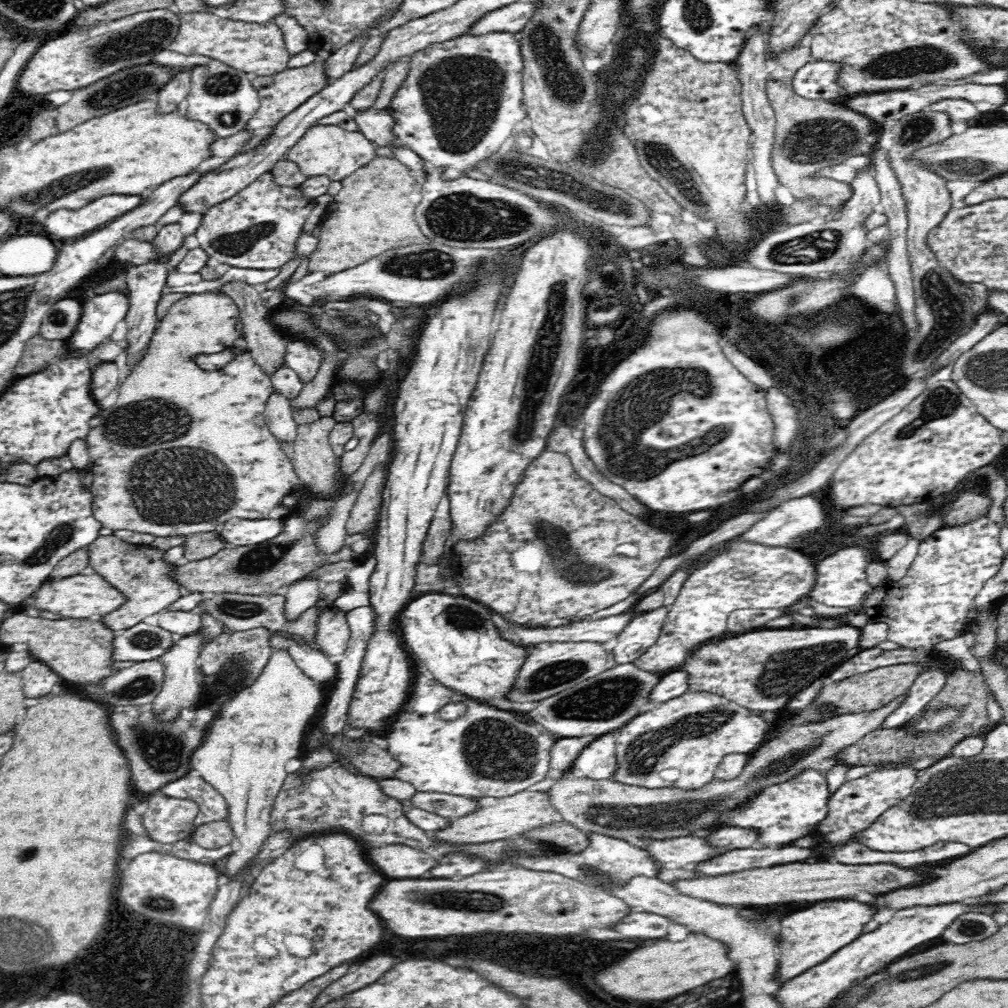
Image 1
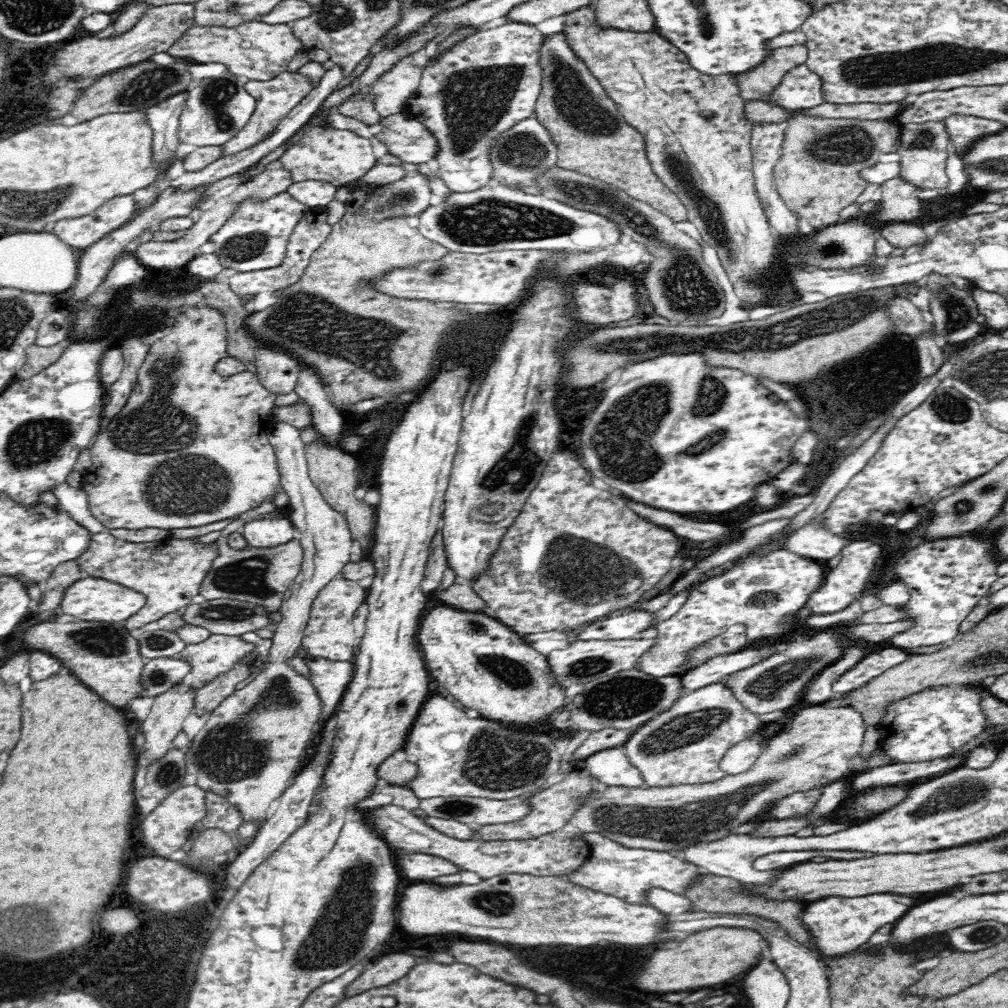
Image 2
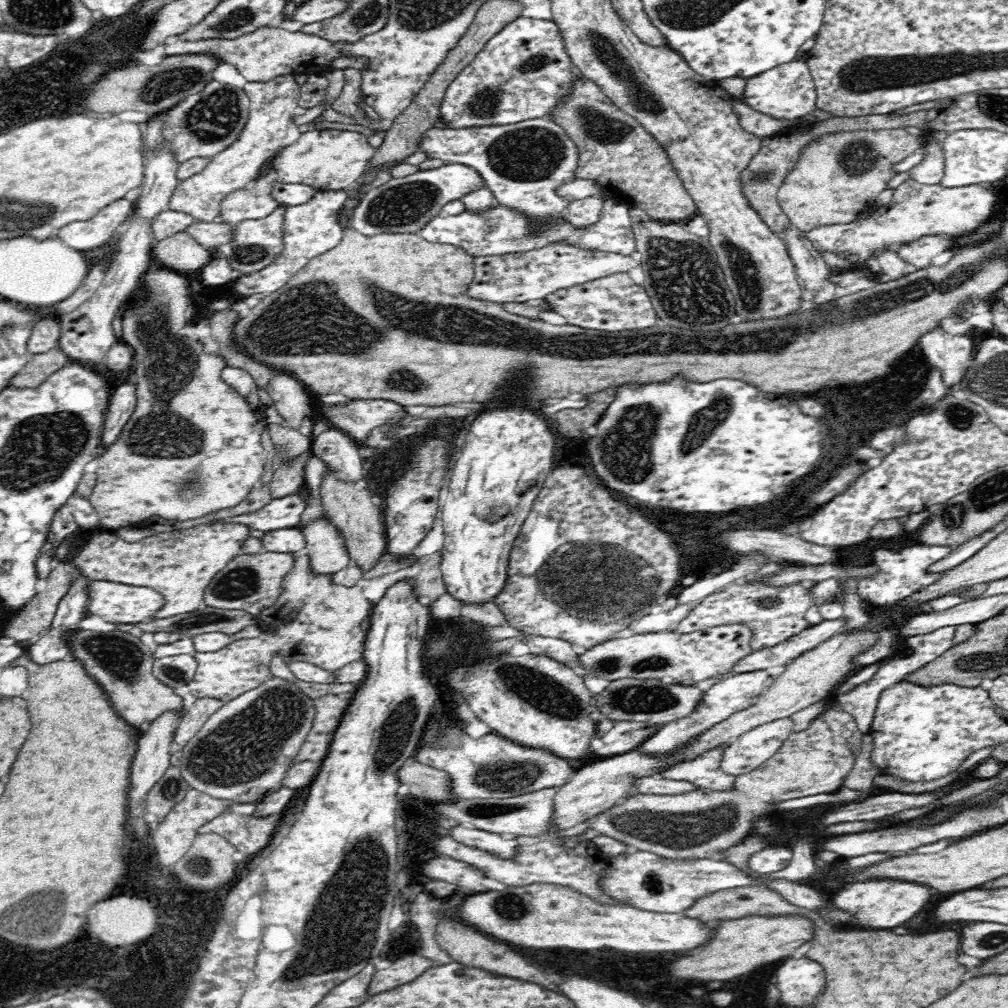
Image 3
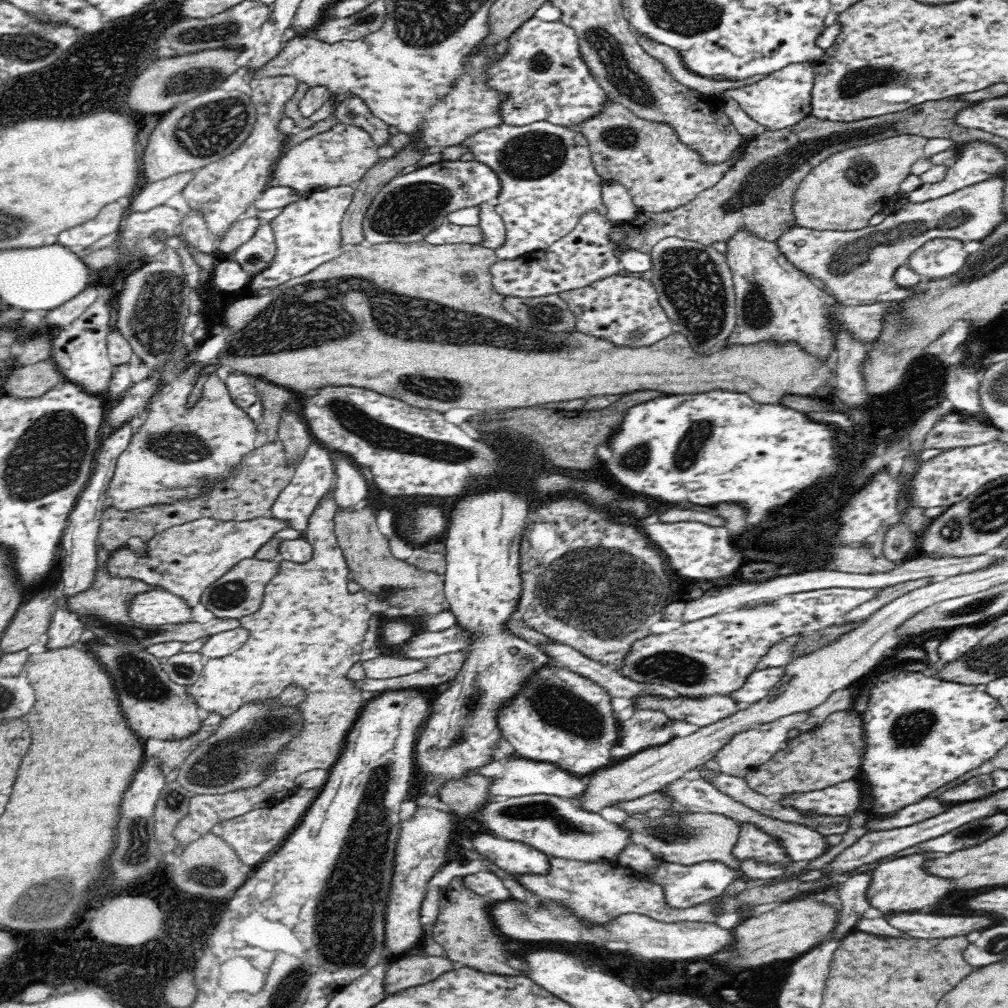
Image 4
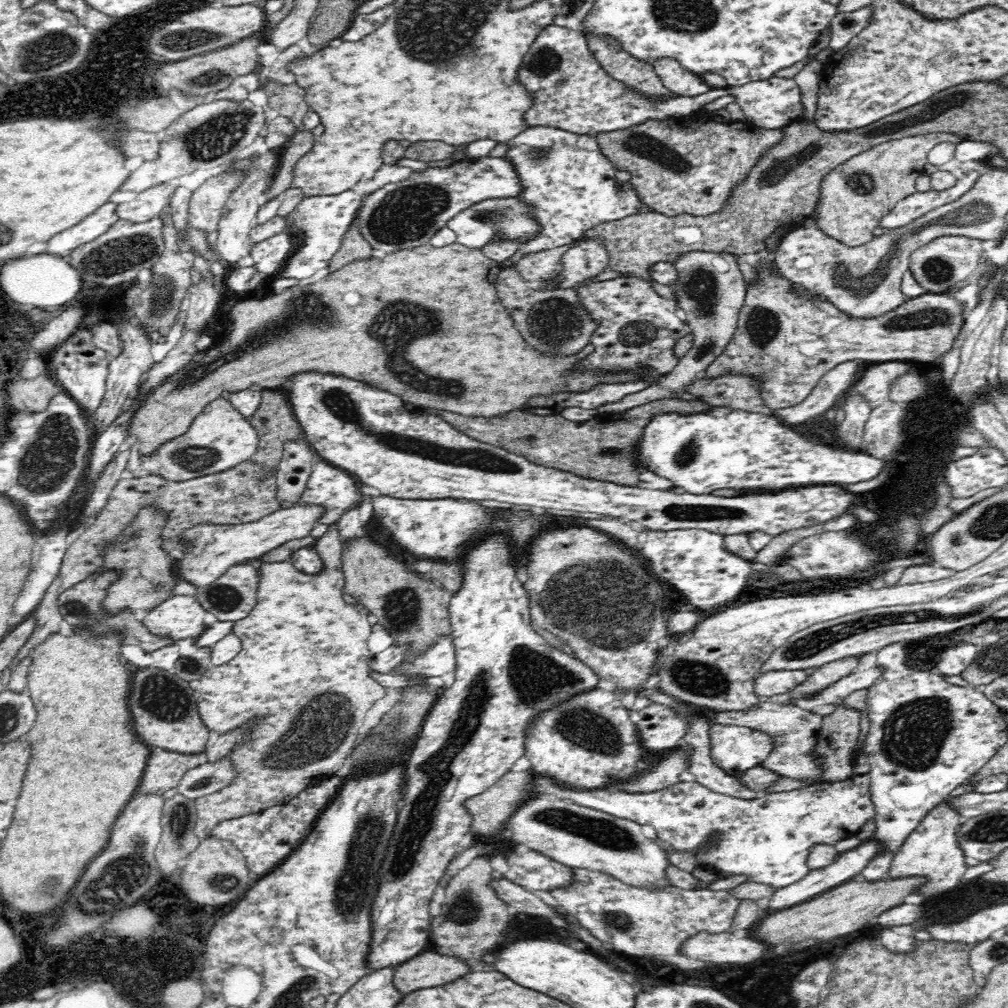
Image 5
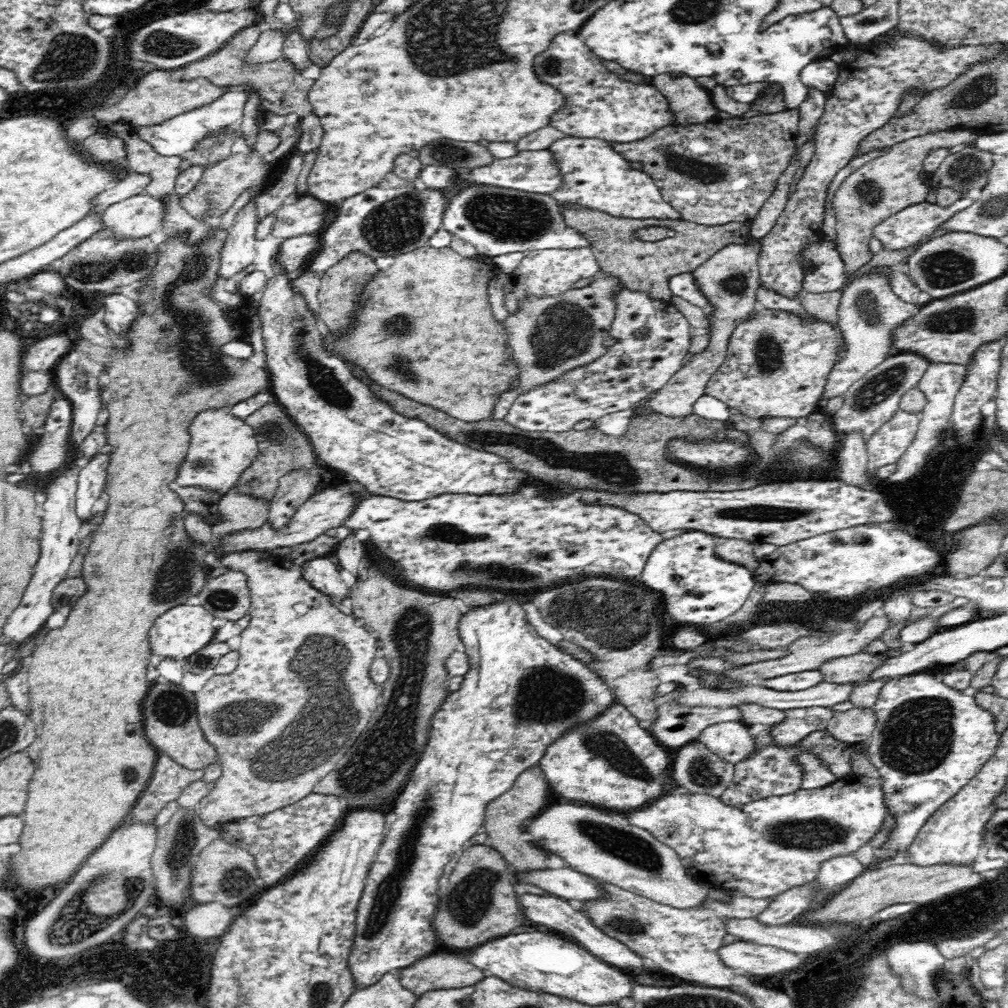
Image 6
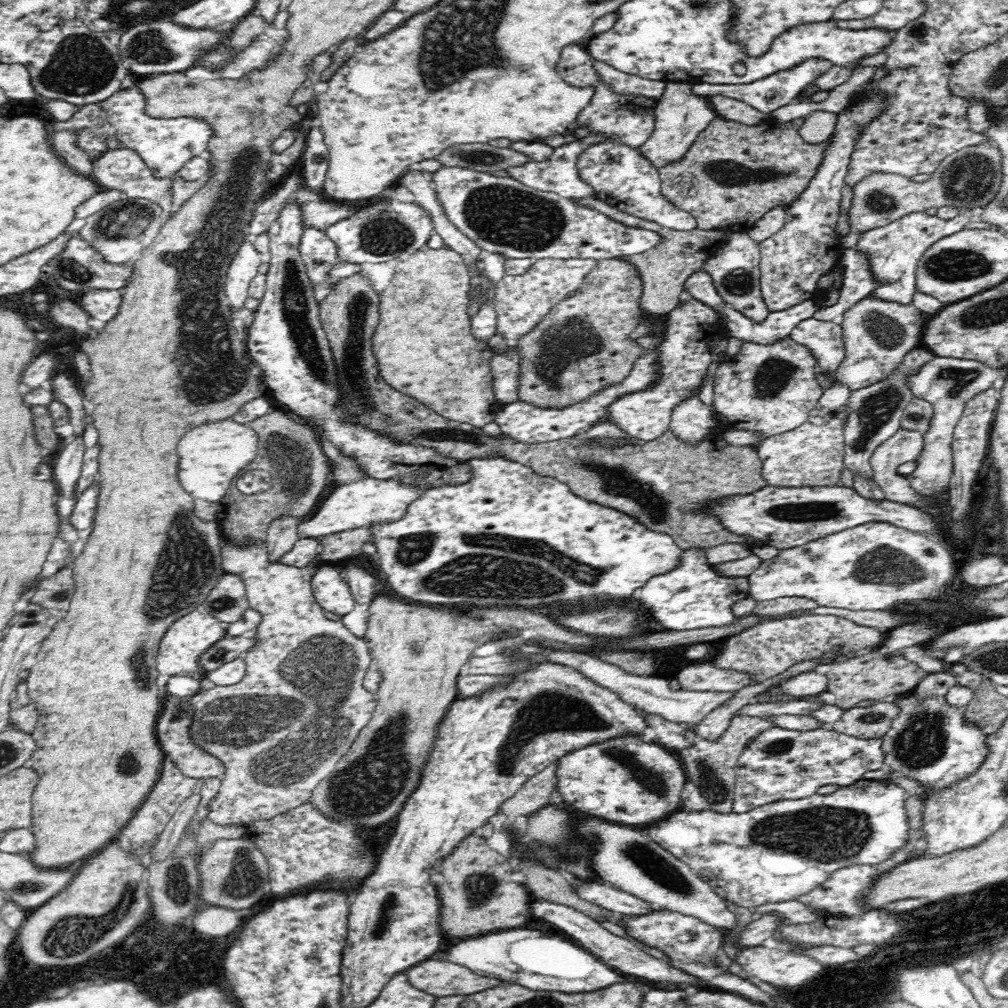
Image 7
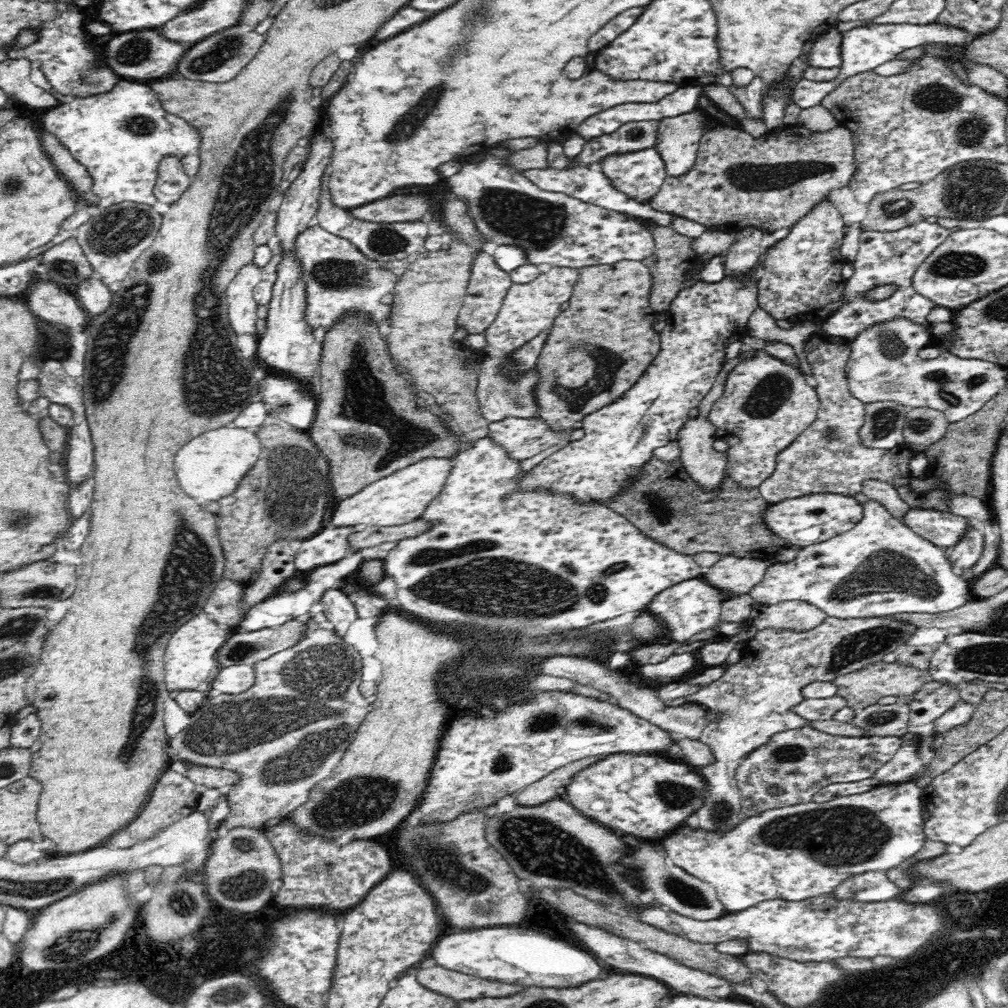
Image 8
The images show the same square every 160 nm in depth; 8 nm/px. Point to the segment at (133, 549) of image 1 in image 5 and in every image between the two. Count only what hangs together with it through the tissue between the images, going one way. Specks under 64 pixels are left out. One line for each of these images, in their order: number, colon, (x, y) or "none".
2: (170, 573)
3: (179, 564)
4: (185, 559)
5: (217, 547)

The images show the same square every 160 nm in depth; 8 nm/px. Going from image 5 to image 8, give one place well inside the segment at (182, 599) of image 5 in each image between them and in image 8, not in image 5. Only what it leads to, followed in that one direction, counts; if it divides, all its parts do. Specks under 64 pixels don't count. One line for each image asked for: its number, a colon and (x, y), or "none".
6: (178, 634)
7: (188, 638)
8: (191, 659)

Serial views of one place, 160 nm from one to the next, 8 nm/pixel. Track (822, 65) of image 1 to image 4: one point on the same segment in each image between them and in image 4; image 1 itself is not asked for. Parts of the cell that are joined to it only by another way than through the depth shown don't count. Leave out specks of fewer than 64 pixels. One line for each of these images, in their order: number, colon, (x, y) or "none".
2: (800, 88)
3: (787, 92)
4: (783, 98)

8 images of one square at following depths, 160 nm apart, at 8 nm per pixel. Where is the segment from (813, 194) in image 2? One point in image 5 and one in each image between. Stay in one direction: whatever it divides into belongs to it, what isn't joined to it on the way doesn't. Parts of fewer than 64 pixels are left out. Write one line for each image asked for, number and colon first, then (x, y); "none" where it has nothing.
3: (839, 176)
4: (843, 193)
5: (854, 198)

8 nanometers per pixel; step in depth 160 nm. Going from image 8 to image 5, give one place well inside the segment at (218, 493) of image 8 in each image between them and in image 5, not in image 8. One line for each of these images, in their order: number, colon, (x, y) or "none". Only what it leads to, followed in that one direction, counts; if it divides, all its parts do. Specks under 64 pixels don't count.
5: (219, 438)
6: (222, 446)
7: (212, 456)

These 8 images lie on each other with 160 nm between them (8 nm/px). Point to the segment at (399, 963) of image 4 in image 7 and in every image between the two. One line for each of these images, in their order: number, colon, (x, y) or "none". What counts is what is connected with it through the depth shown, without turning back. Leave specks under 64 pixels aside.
5: (427, 969)
6: (433, 972)
7: (437, 976)

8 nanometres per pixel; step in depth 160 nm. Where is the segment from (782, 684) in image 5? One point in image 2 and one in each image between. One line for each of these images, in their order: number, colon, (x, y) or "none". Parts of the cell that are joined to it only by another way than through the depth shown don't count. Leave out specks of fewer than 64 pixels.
2: (684, 745)
3: (733, 693)
4: (759, 684)

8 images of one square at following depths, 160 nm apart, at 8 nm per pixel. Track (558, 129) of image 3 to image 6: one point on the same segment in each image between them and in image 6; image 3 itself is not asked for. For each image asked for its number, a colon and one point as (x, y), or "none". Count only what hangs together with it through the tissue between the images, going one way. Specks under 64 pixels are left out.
4: (549, 183)
5: (572, 185)
6: (596, 176)

